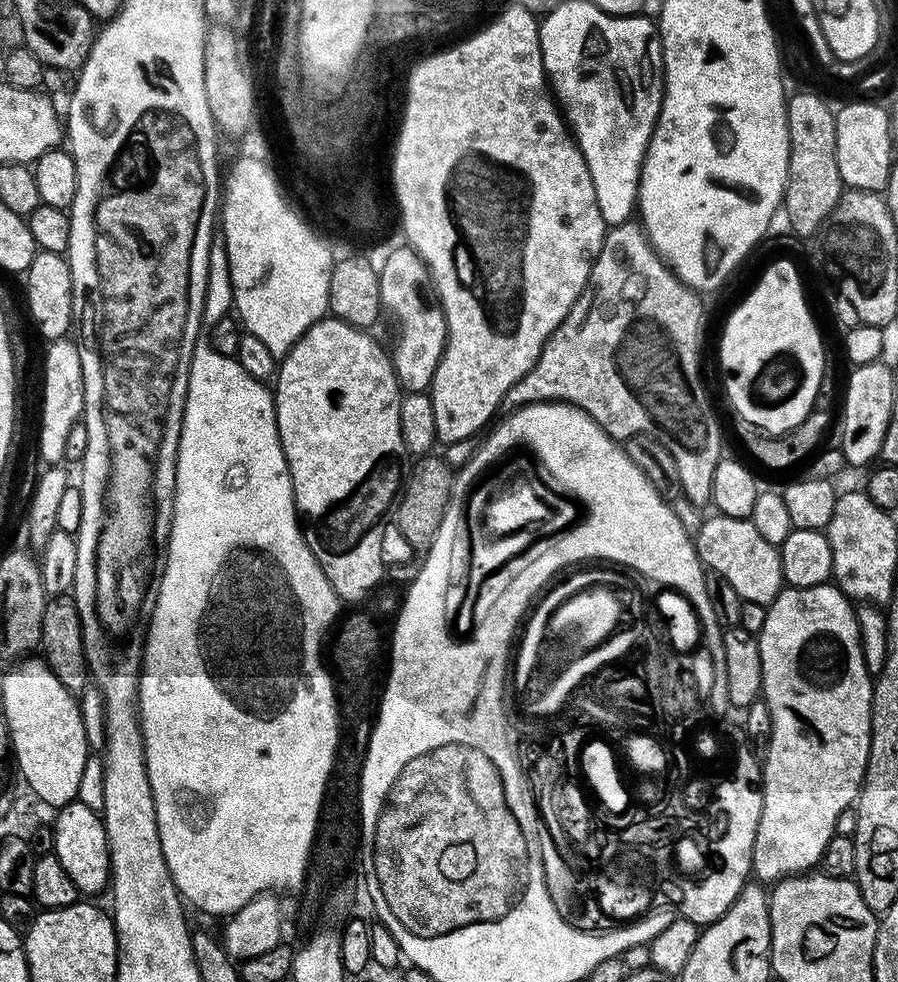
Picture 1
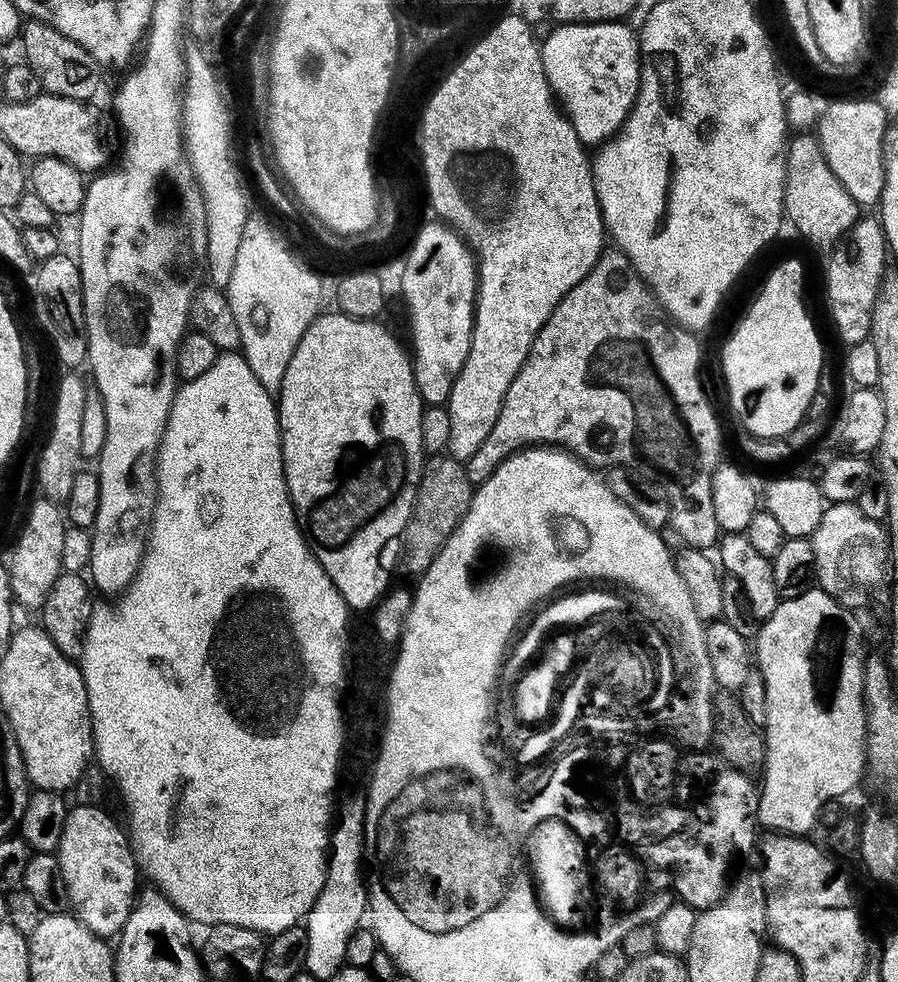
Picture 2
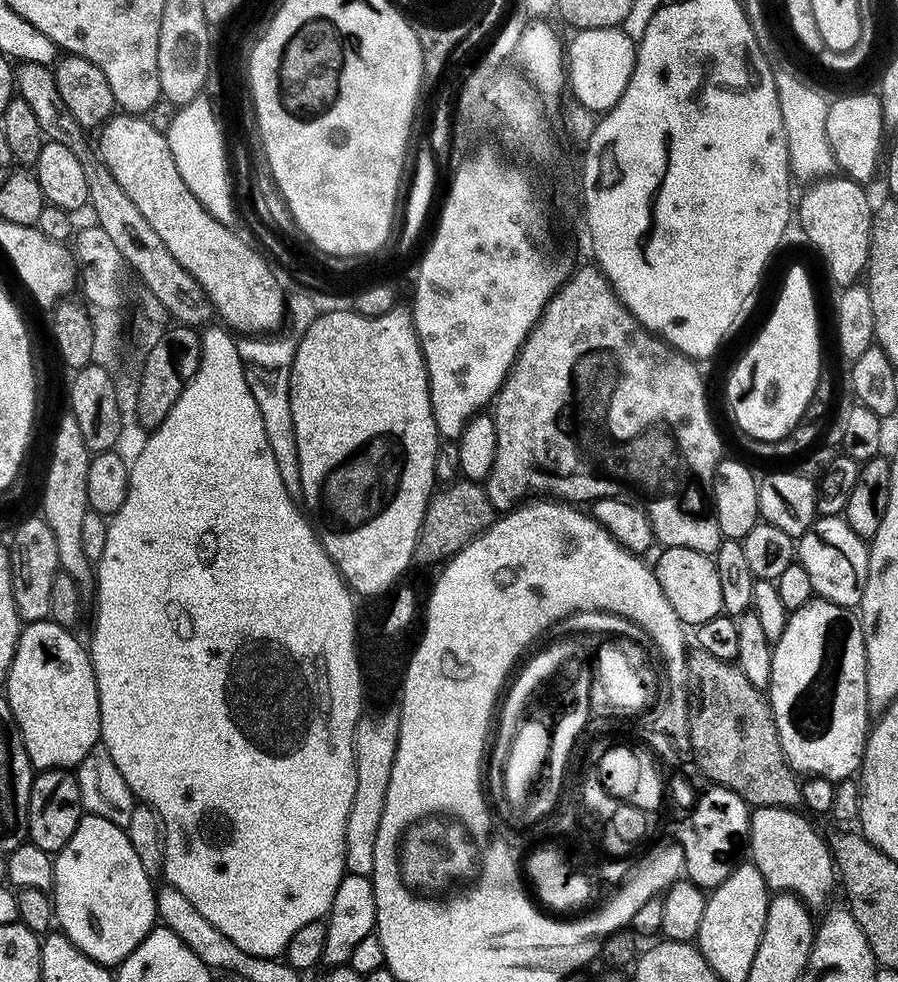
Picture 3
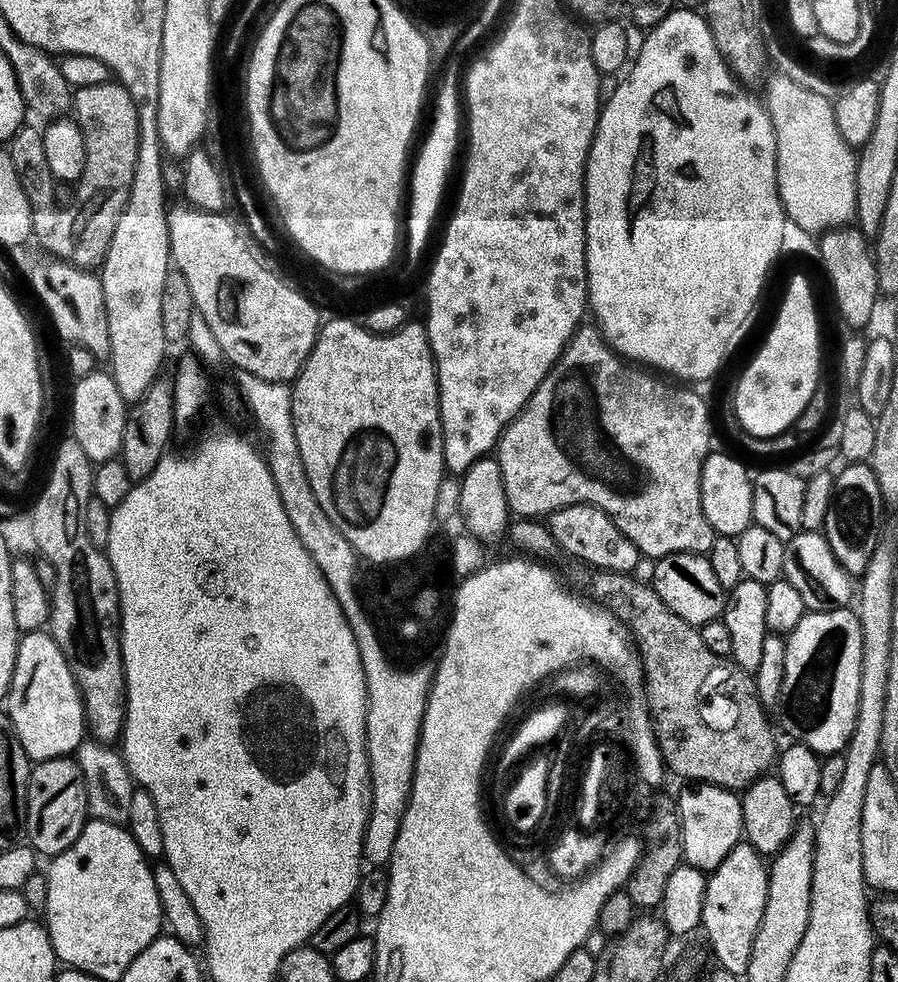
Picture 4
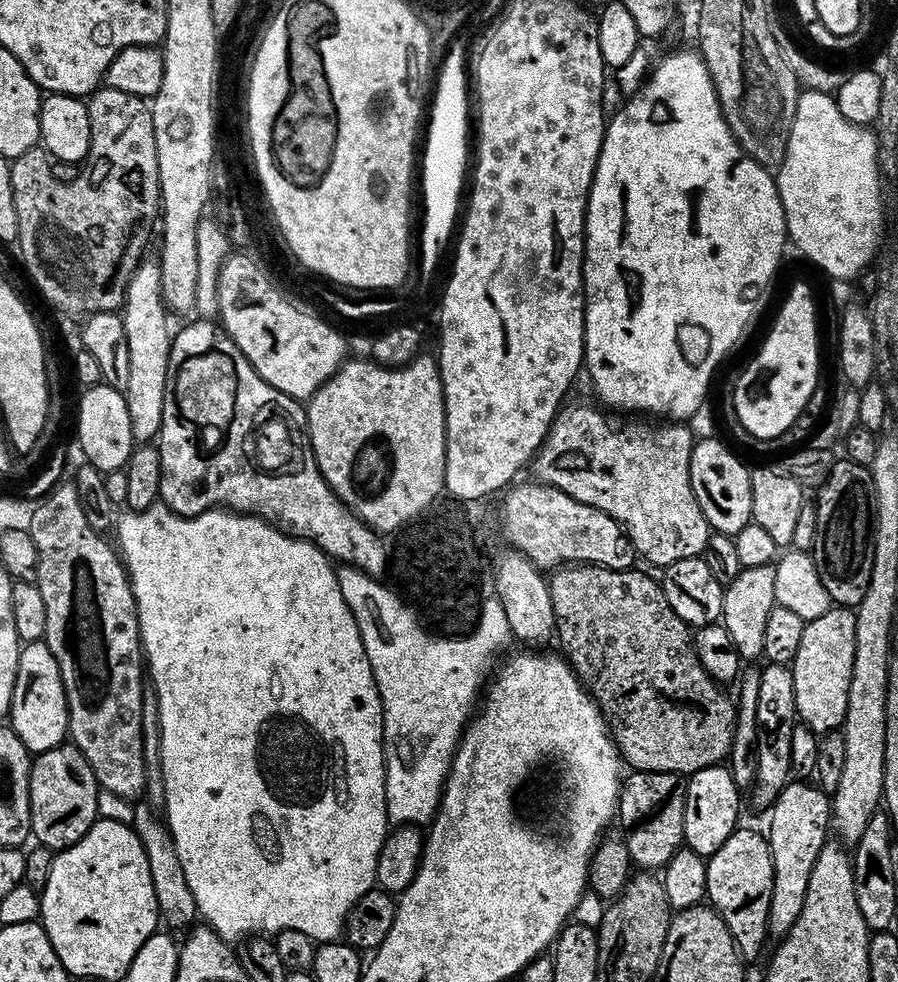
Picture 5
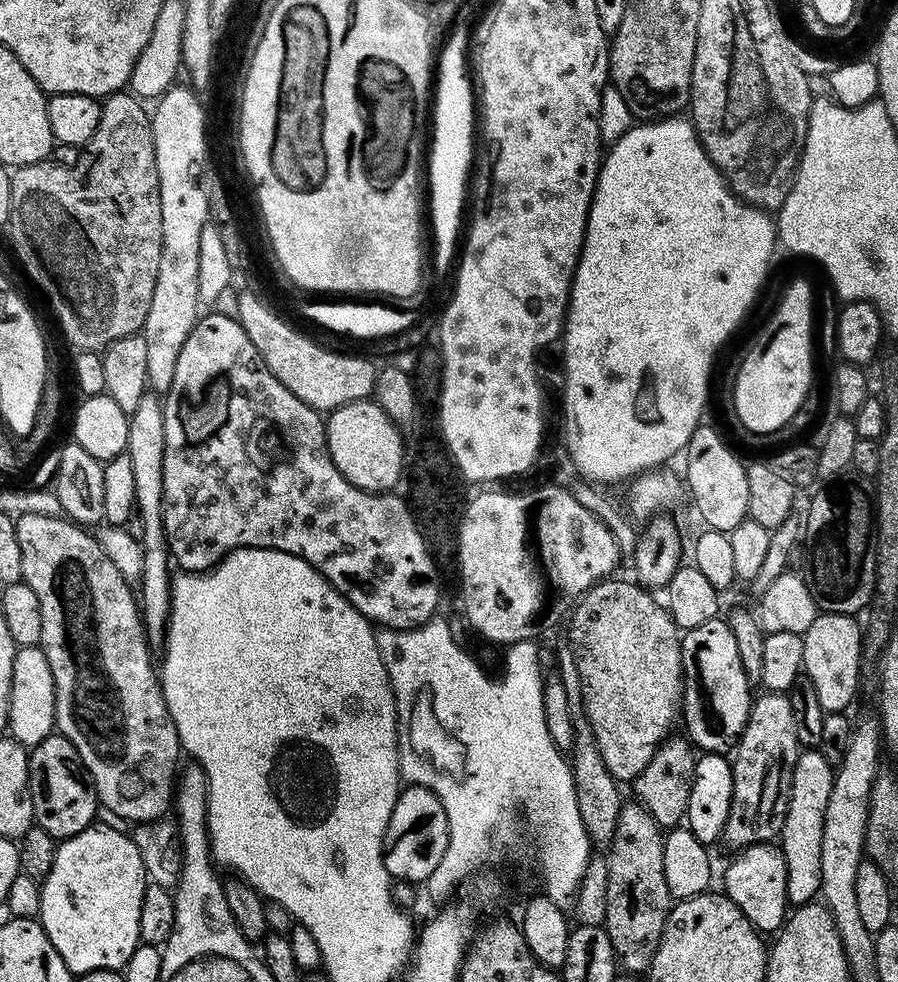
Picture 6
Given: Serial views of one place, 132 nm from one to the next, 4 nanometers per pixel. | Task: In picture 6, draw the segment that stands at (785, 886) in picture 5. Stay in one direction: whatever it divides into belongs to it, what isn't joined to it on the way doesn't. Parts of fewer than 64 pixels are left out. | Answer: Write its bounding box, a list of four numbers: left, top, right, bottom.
[778,750,834,906]

